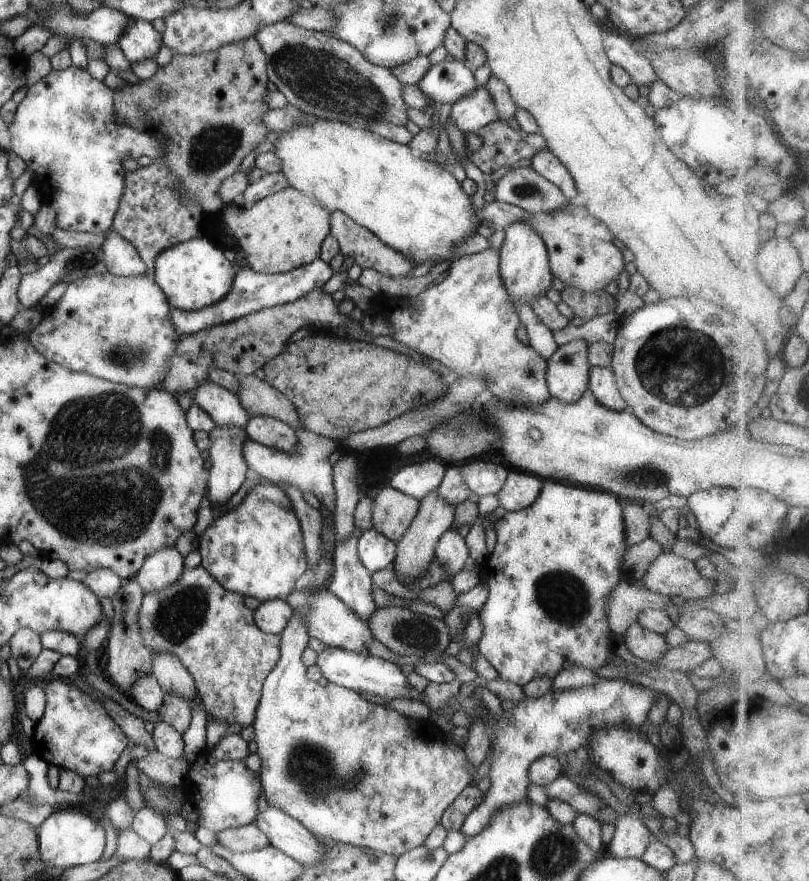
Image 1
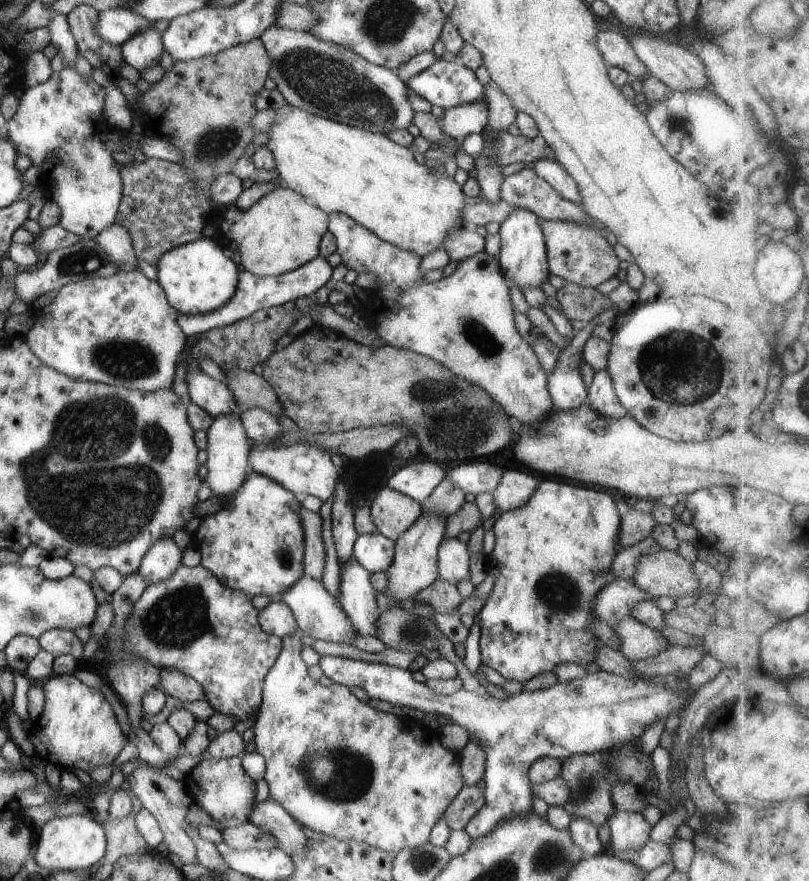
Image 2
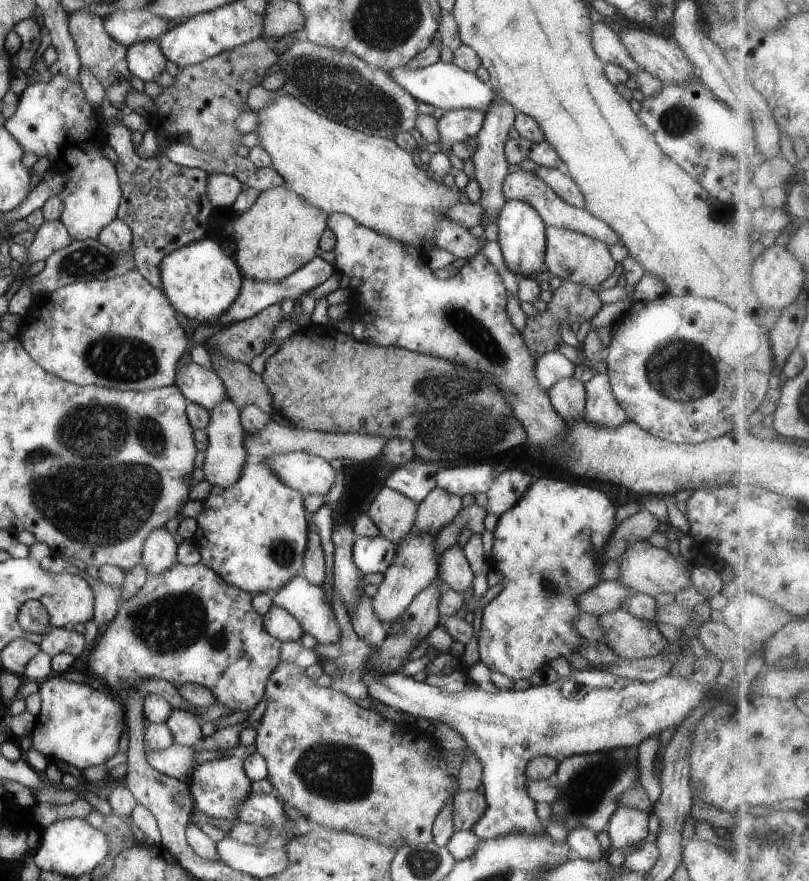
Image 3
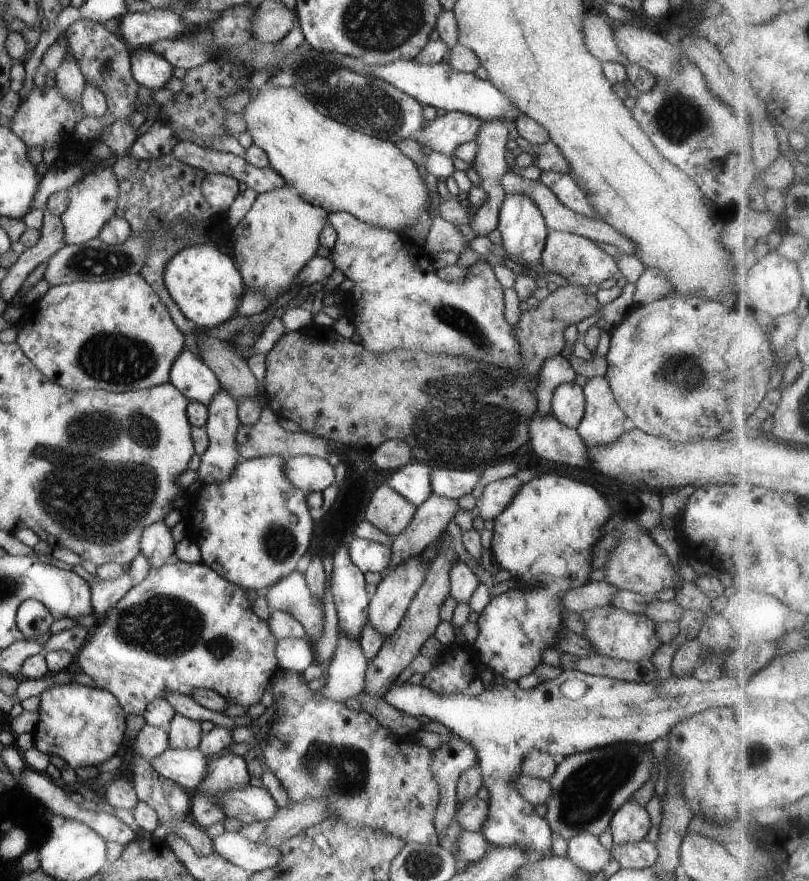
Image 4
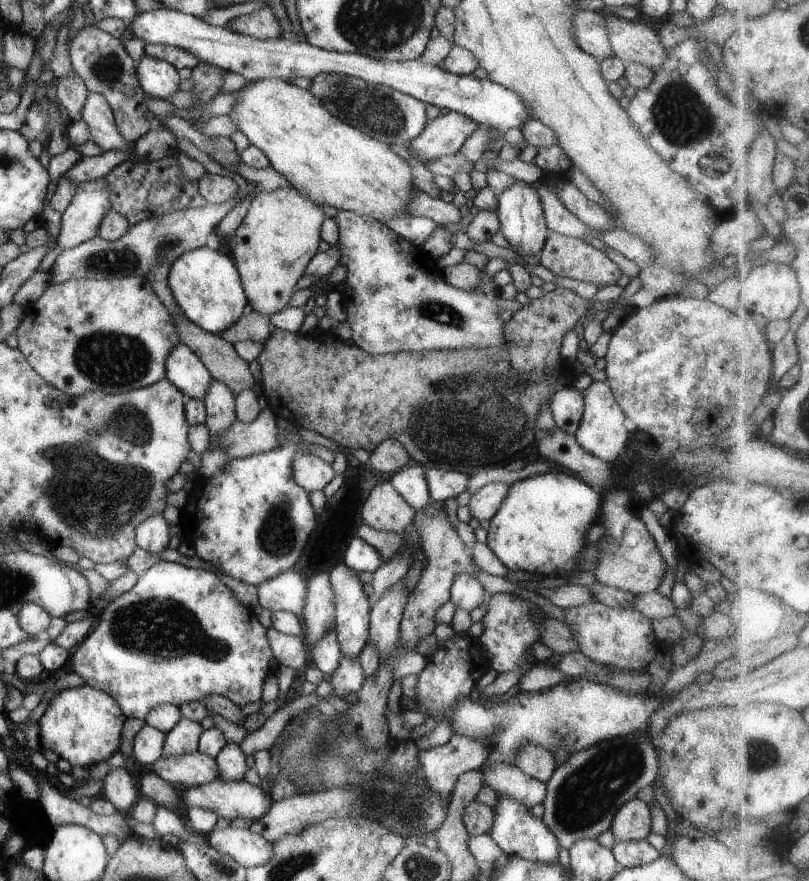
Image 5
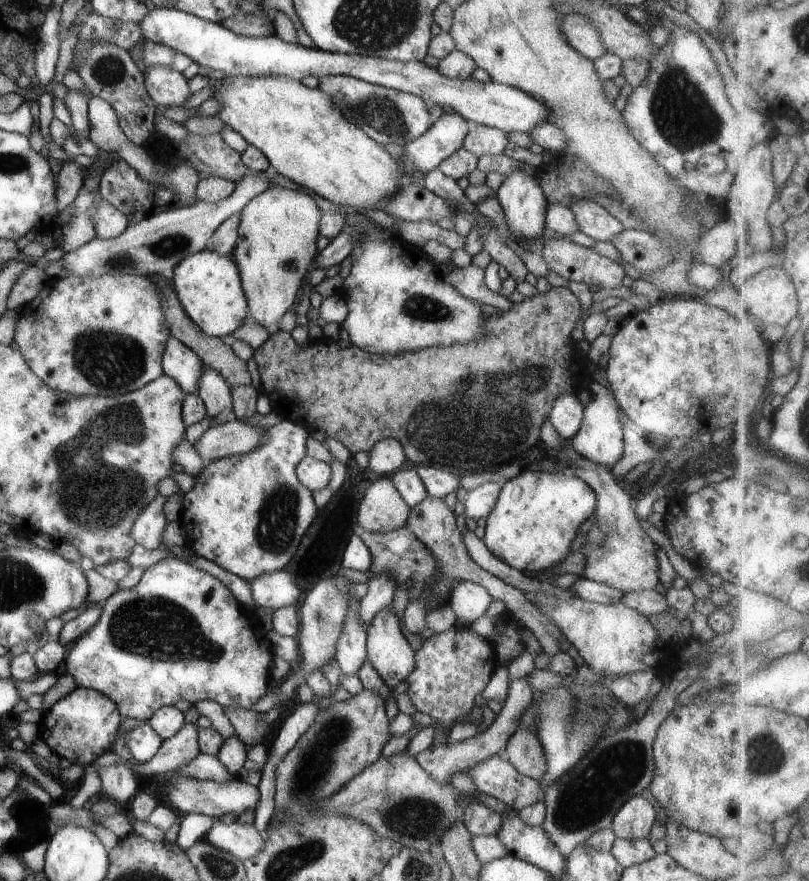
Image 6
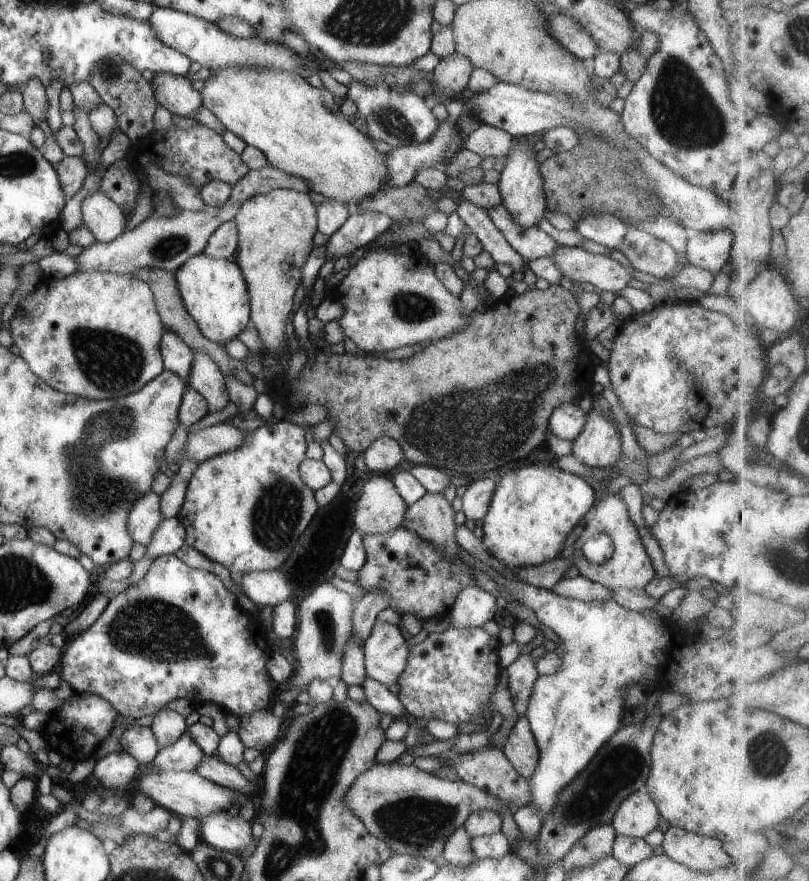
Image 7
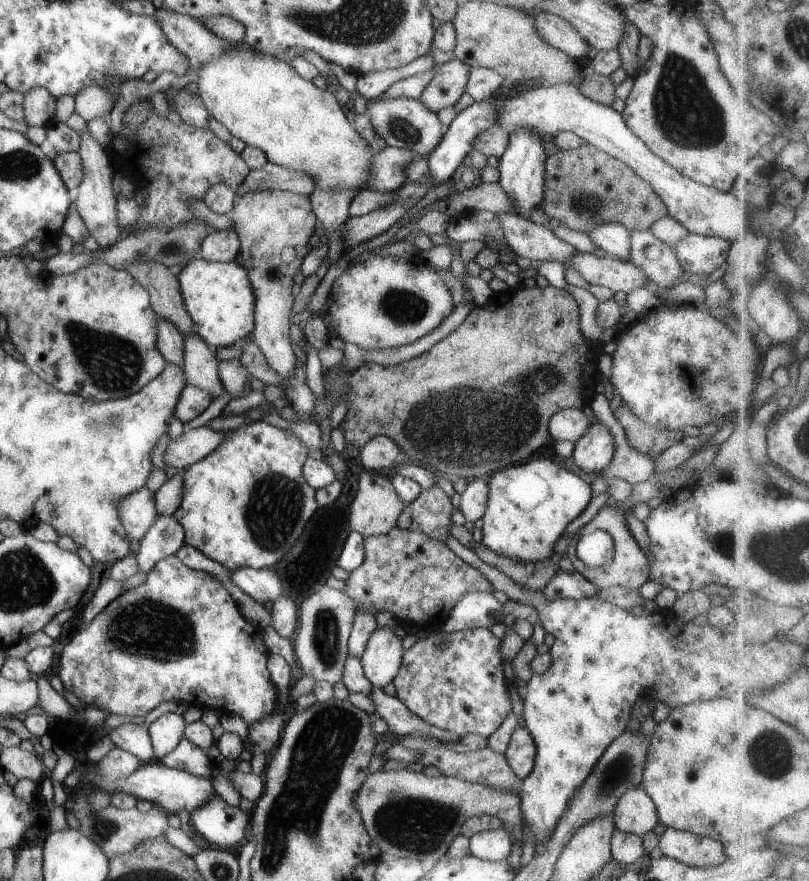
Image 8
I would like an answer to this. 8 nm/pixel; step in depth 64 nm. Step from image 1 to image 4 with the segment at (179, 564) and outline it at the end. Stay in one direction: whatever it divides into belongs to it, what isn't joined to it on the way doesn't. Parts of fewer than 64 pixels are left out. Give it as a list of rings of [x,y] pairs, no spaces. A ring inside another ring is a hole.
[[[163,520],[143,528],[139,550],[146,556],[152,567],[160,567],[174,559],[175,545],[170,527]]]

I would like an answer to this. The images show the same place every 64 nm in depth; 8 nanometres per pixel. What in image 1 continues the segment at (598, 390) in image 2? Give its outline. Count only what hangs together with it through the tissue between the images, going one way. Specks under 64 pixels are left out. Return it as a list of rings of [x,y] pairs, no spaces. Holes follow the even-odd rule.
[[[591,367],[588,386],[591,394],[594,394],[596,400],[616,412],[622,412],[627,409],[626,400],[622,398],[614,372],[609,367]]]

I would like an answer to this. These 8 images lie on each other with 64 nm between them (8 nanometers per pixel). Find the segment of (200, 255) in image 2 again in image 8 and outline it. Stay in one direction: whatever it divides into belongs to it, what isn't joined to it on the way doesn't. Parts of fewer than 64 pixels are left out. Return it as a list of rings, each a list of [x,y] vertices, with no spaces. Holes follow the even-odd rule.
[[[194,257],[182,268],[177,278],[185,310],[188,312],[192,322],[194,322],[197,336],[202,338],[205,344],[218,349],[231,347],[234,344],[239,345],[250,339],[255,328],[256,296],[253,284],[250,283],[249,275],[244,267],[232,261],[224,263],[206,261],[205,259]]]

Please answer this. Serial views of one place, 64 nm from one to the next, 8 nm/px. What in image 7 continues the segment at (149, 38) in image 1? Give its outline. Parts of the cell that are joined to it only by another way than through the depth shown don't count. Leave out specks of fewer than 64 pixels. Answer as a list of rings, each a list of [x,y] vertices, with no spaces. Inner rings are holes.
[[[163,73],[155,75],[150,82],[153,86],[155,100],[172,115],[194,119],[203,106],[201,94],[192,88],[188,78]]]

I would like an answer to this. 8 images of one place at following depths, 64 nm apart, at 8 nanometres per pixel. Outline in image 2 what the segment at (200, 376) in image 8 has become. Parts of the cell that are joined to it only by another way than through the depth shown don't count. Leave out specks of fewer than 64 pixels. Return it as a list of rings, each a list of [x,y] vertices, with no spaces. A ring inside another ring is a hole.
[[[220,414],[213,418],[212,426],[207,430],[206,454],[208,475],[203,482],[209,486],[216,496],[228,496],[244,486],[249,477],[248,454],[252,446],[251,440],[246,436],[239,414]]]

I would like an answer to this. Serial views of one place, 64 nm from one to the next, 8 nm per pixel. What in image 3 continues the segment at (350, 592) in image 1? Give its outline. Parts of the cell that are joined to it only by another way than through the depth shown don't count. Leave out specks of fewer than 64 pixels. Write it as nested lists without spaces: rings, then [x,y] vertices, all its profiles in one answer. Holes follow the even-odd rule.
[[[363,586],[361,591],[363,592],[363,600],[359,603],[354,613],[348,614],[350,614],[351,624],[356,635],[364,643],[378,649],[389,634],[374,615],[371,598],[364,593]]]

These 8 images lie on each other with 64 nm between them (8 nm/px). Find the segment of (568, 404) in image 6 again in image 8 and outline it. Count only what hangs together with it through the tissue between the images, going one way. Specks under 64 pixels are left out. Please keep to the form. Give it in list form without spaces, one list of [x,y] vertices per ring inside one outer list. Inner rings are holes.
[[[562,409],[549,419],[549,436],[554,441],[576,443],[586,435],[591,426],[588,411],[578,409]]]

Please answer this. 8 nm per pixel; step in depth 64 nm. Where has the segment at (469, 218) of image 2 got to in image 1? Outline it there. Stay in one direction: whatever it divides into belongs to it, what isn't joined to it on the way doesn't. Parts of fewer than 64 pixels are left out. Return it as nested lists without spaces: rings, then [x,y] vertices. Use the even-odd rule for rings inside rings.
[[[496,200],[485,203],[480,210],[474,207],[474,218],[481,224],[485,219],[496,228],[503,229],[514,222],[530,224],[544,240],[553,276],[565,286],[572,286],[582,292],[604,290],[625,268],[622,251],[614,244],[615,237],[610,228],[592,216],[580,201],[570,202],[566,210],[558,212],[528,212],[520,206]]]

